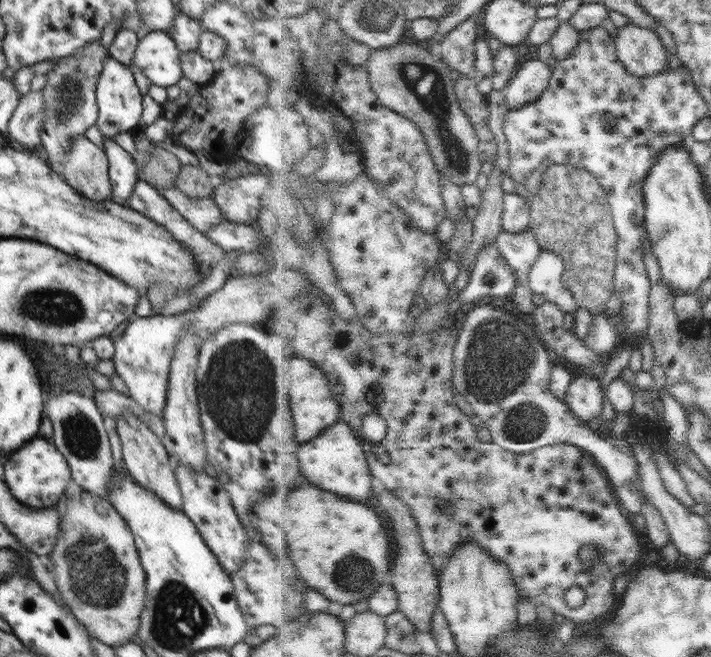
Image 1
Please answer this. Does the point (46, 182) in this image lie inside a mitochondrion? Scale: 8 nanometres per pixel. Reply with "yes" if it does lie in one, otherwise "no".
no

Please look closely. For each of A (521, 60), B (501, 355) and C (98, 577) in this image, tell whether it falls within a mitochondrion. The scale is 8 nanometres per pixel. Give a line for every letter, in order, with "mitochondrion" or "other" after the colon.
A: other
B: mitochondrion
C: mitochondrion

